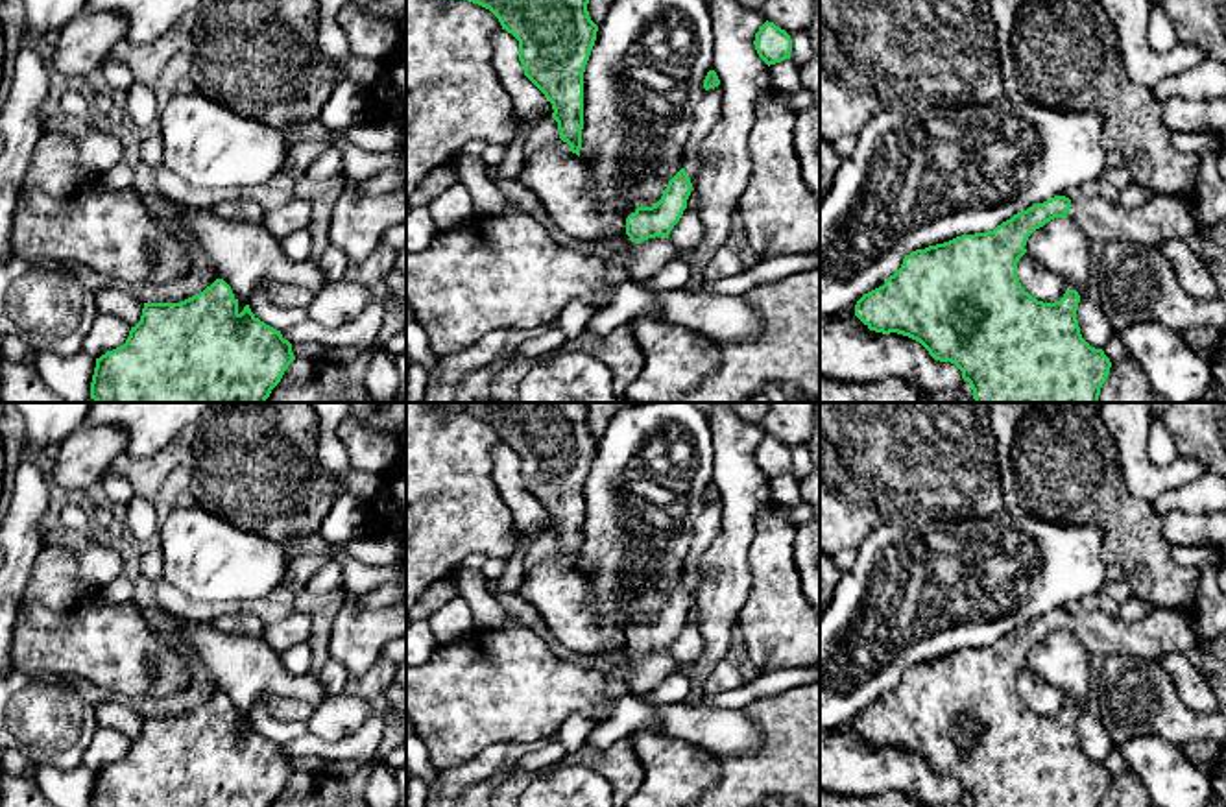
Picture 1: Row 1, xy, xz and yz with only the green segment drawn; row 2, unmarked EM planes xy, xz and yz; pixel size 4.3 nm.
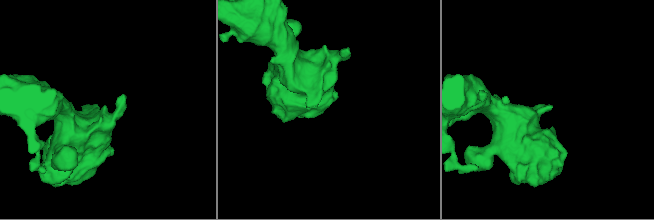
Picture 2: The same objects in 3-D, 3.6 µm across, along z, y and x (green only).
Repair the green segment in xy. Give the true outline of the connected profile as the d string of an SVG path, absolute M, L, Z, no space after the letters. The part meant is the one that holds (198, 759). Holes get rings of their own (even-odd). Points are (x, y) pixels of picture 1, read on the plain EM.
M216 693L203 705L181 717L144 717L140 735L131 741L126 757L96 772L90 807L271 807L294 774L292 757L282 752L281 744L275 744L260 735L251 726L249 718L246 718L240 726L238 713L234 711L231 700L223 693Z

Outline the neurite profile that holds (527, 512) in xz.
M500 443L491 452L493 480L502 497L502 502L510 510L515 532L530 534L537 530L545 521L545 508L524 489L519 475L519 454Z

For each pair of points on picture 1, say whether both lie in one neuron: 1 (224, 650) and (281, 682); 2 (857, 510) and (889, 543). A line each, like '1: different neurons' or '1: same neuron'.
1: same neuron
2: different neurons

